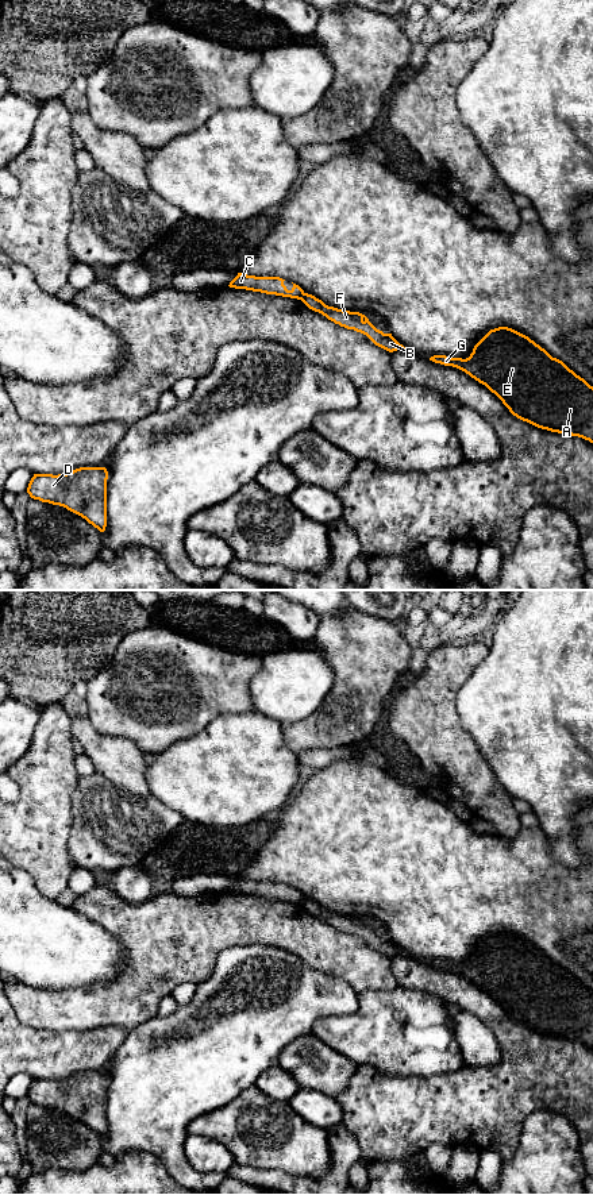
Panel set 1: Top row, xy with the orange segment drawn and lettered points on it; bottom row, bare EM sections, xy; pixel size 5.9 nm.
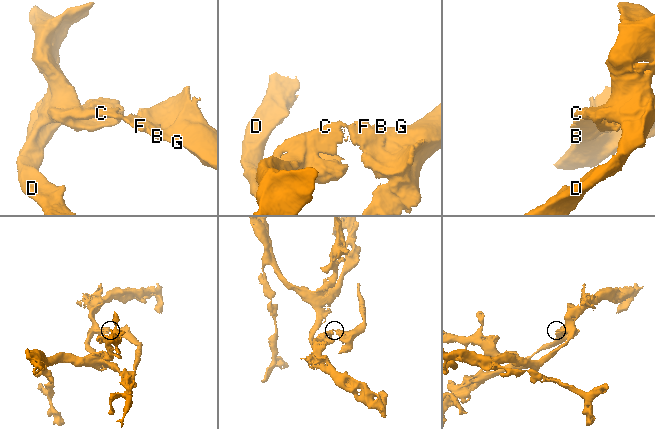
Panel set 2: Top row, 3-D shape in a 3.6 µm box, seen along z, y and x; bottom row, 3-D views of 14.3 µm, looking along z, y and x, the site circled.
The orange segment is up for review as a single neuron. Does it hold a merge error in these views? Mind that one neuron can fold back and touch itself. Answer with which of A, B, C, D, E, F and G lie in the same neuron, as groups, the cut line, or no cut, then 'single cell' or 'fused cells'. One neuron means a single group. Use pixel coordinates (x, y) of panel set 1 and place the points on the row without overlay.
A B E F G / C D | xy (304, 898), (299, 904) | fused cells

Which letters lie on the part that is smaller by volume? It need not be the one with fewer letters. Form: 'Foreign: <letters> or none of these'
Foreign: A, B, E, F, G

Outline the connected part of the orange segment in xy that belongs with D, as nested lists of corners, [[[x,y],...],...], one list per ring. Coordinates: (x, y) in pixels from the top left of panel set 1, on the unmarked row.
[[[80,1072],[66,1079],[34,1079],[27,1098],[31,1103],[59,1110],[81,1121],[100,1137],[107,1132],[105,1072]]]

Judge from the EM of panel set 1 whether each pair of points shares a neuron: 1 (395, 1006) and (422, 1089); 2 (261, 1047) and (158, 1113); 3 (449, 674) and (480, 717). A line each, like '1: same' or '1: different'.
1: different
2: same
3: different

